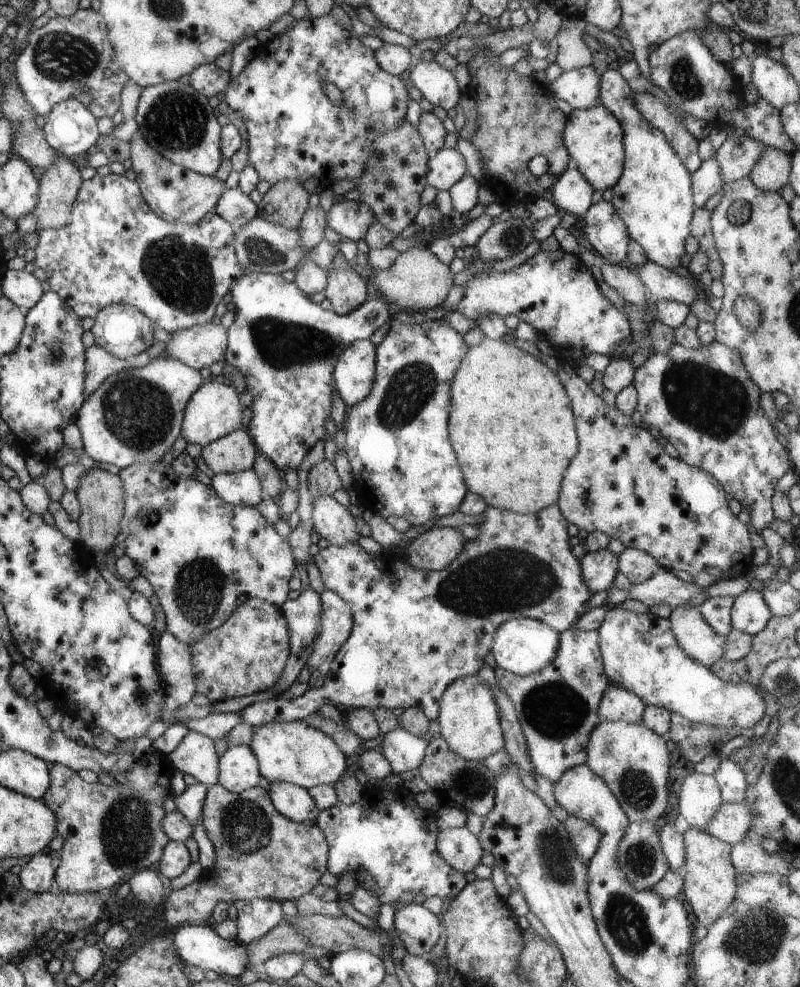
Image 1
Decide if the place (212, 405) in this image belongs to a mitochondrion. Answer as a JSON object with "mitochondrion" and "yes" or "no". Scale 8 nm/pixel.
{"mitochondrion":"no"}

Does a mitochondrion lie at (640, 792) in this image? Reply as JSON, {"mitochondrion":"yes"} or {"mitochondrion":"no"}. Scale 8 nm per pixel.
{"mitochondrion":"yes"}

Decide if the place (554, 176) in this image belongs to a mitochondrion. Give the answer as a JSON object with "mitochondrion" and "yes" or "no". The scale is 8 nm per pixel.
{"mitochondrion":"no"}

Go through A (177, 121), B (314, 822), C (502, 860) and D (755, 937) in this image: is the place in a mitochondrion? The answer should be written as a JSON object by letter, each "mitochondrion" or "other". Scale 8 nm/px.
{"A":"mitochondrion","B":"other","C":"other","D":"mitochondrion"}

